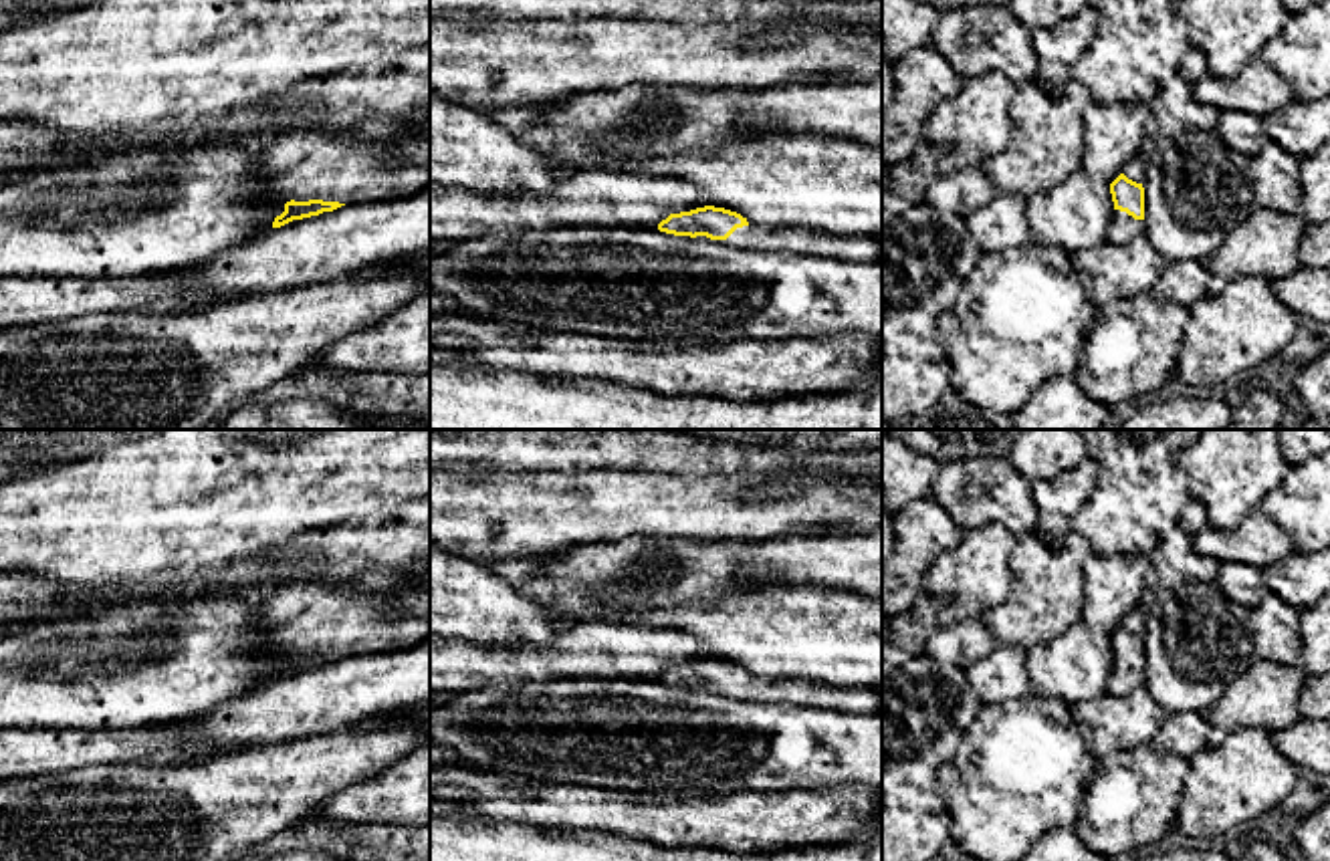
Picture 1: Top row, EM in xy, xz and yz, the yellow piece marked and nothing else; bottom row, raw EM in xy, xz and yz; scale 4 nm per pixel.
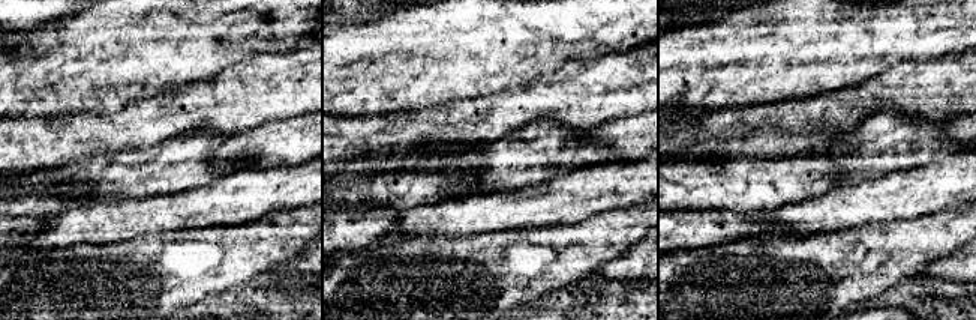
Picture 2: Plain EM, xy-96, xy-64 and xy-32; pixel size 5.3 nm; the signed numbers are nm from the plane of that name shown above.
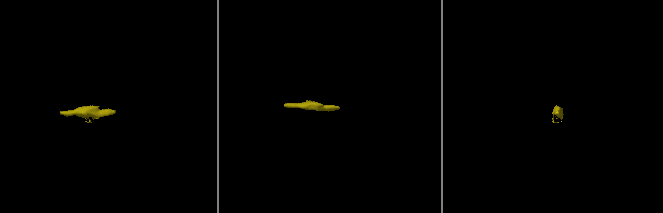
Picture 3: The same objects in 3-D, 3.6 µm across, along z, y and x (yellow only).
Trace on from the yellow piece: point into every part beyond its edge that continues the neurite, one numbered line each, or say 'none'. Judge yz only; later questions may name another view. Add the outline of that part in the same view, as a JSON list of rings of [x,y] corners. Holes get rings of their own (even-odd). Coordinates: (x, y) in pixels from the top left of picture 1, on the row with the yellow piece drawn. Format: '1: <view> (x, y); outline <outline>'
1: yz (1135, 170); outline [[[1146,149],[1138,151],[1124,167],[1122,171],[1128,179],[1136,183],[1146,181]]]
2: yz (1123, 228); outline [[[1114,210],[1112,222],[1108,228],[1108,240],[1116,244],[1128,244],[1134,238],[1144,234],[1144,222],[1134,220],[1126,212]]]

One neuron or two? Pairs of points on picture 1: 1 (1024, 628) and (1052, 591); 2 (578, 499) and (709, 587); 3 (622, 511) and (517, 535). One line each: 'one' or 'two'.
1: one
2: two
3: one

